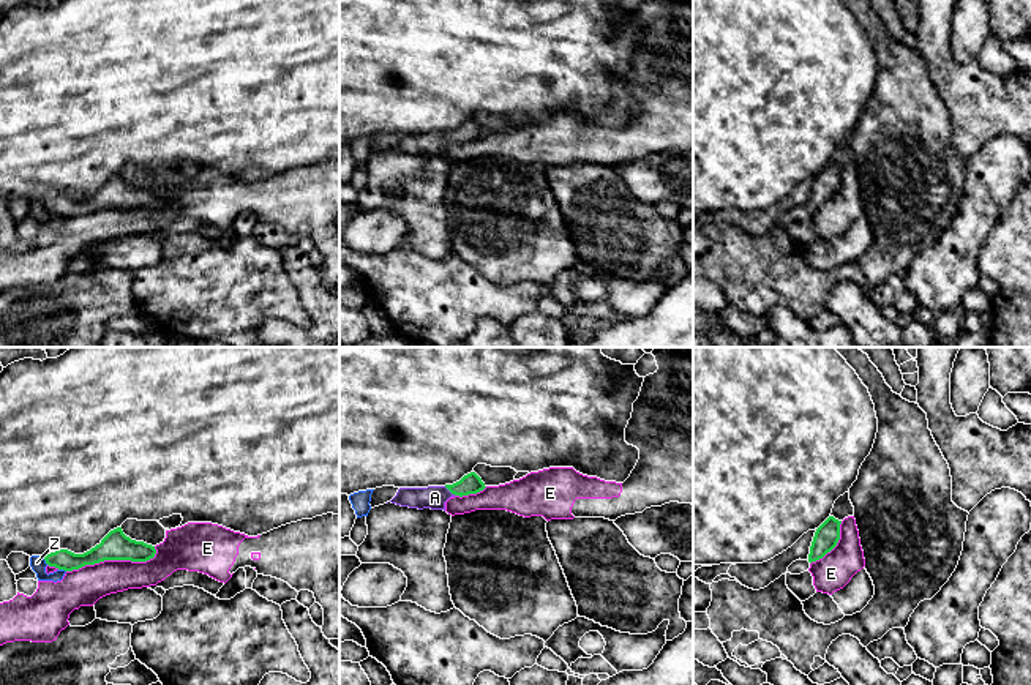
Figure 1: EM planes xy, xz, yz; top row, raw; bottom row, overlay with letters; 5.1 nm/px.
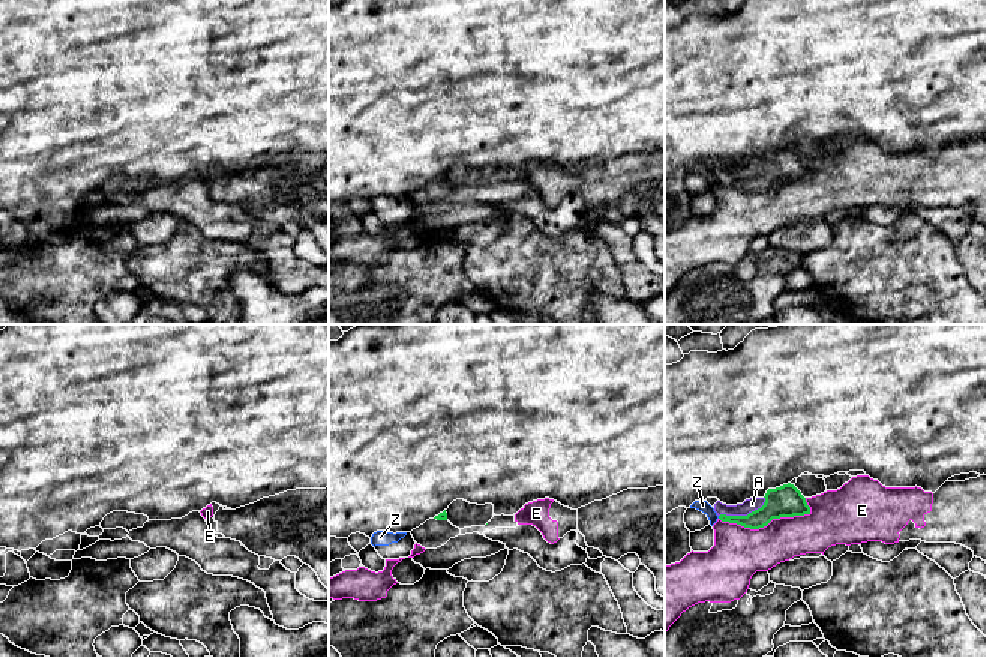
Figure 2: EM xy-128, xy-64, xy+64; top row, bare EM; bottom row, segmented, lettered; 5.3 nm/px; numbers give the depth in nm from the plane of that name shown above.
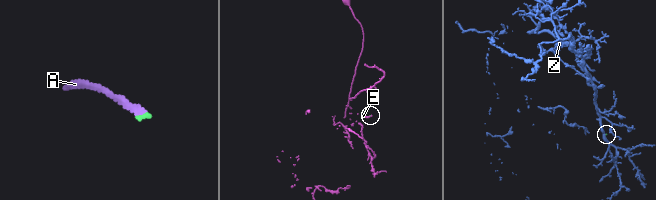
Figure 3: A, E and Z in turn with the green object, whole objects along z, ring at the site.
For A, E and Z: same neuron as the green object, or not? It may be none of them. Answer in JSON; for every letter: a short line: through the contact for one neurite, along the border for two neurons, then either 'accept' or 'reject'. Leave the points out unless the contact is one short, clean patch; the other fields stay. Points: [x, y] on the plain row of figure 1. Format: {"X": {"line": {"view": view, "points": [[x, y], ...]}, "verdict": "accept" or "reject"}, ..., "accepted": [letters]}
{"A": {"line": {"view": "xz", "points": [[471, 130], [450, 138], [434, 144]]}, "verdict": "accept"}, "E": {"verdict": "reject"}, "Z": {"line": {"view": "xy", "points": [[43, 204], [48, 210]]}, "verdict": "reject"}, "accepted": ["A"]}

